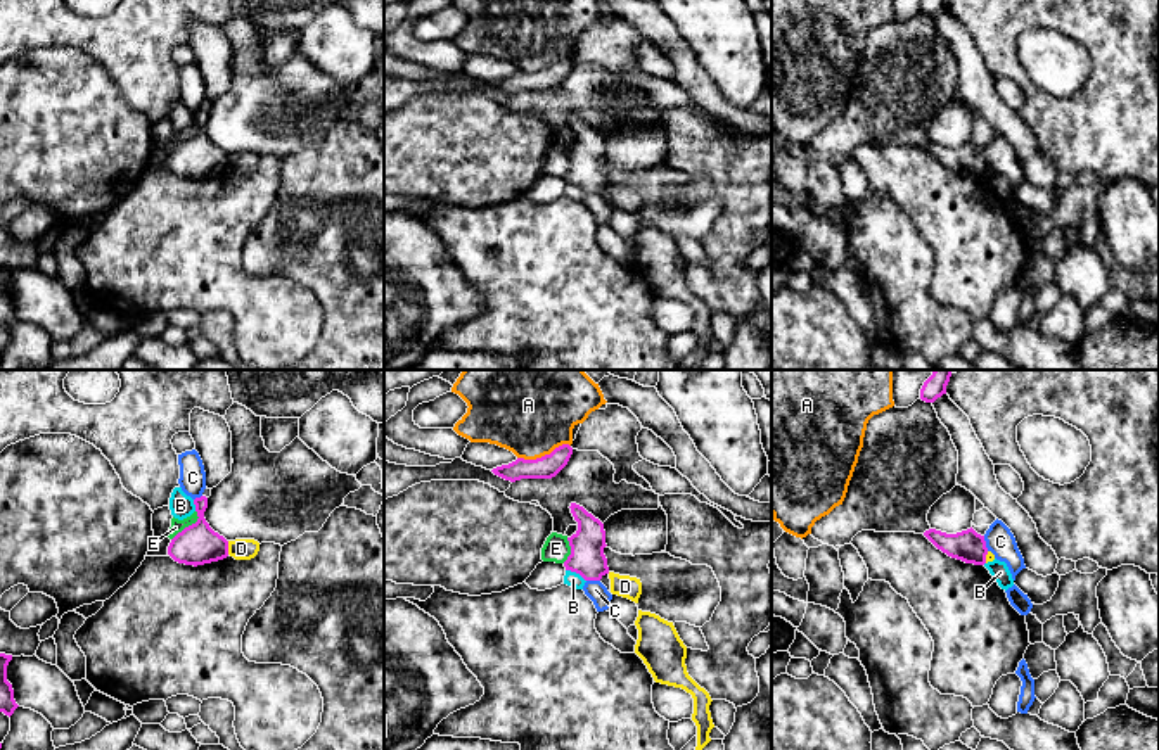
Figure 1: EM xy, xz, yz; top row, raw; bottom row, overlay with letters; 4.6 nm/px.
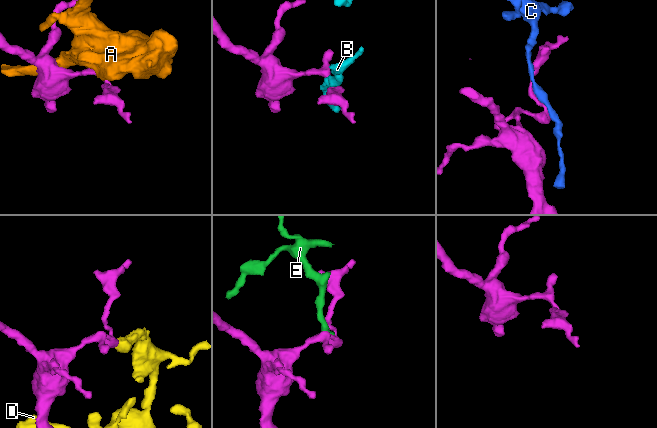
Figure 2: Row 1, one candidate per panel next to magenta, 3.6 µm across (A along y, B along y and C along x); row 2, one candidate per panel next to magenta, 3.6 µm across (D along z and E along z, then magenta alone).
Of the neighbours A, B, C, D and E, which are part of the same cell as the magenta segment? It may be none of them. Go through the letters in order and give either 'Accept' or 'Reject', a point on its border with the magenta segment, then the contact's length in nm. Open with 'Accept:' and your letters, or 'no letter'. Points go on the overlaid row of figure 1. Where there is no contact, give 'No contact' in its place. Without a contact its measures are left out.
Accept: no letter
A: Reject. Touches magenta at xz (545, 455). Shared border 260 nm
B: Reject. Touches magenta at xz (576, 572). Shared border 110 nm
C: Reject. Touches magenta at yz (985, 543). Shared border 80 nm
D: Reject. Touches magenta at xy (227, 548). Shared border 60 nm
E: Reject. Touches magenta at xy (189, 526). Shared border 180 nm

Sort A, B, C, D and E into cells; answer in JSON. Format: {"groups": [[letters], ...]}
{"groups": [["A"], ["B"], ["C"], ["D"], ["E"]]}

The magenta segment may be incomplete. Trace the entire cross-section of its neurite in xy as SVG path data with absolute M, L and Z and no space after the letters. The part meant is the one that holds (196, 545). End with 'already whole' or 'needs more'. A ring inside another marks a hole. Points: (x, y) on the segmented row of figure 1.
M208 498L194 499L197 522L178 532L170 546L168 555L185 565L204 565L228 556L228 541L215 532L204 518Z; already whole

